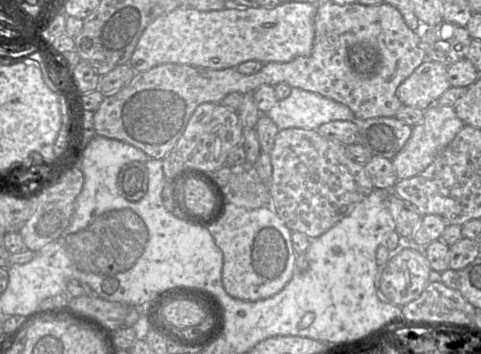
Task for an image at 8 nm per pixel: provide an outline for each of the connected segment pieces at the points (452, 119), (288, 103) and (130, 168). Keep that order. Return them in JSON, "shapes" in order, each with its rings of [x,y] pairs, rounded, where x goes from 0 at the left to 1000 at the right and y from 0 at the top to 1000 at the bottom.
{"shapes":[[[[900,294],[890,302],[881,314],[879,339],[857,359],[852,390],[813,452],[823,508],[832,511],[873,492],[967,353],[948,322],[944,299]]],[[[624,249],[605,263],[553,325],[576,373],[620,364],[653,364],[688,342],[730,342],[744,350],[732,311],[705,288]]],[[[274,455],[260,463],[243,500],[247,545],[266,568],[283,571],[304,545],[308,489],[301,460]]]]}

